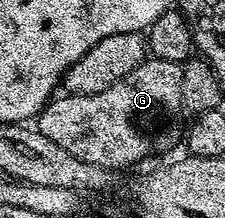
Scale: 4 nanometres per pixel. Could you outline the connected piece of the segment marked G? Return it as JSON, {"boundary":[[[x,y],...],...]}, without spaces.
{"boundary":[[[145,58],[134,73],[126,73],[122,81],[114,81],[110,89],[93,95],[69,95],[61,94],[53,98],[48,106],[38,116],[38,130],[54,145],[66,149],[66,153],[74,153],[78,161],[90,161],[90,165],[102,165],[113,169],[128,167],[131,163],[140,163],[167,147],[176,143],[176,138],[181,138],[182,123],[180,127],[180,115],[185,114],[182,101],[182,73],[181,64],[165,59]]]}

